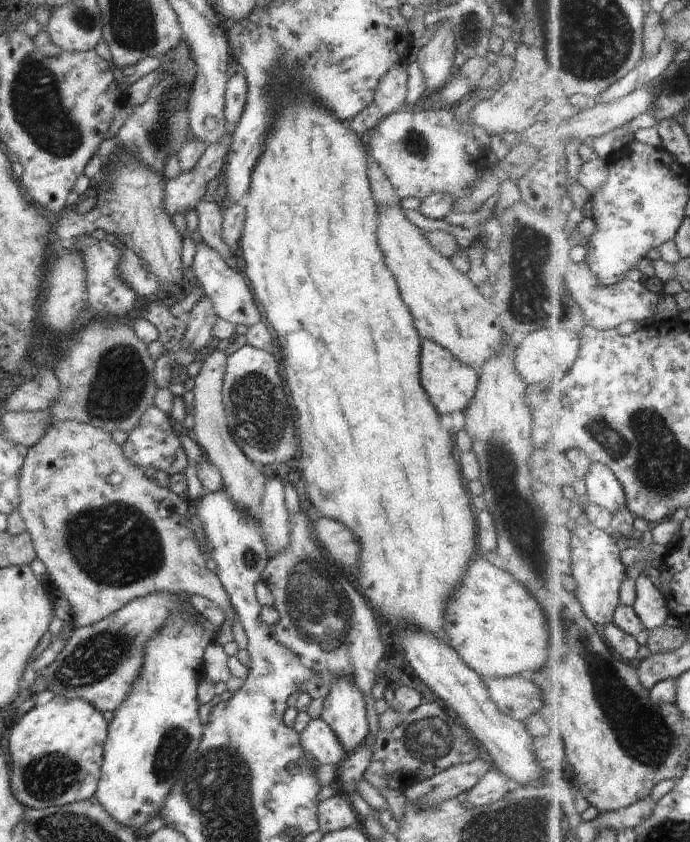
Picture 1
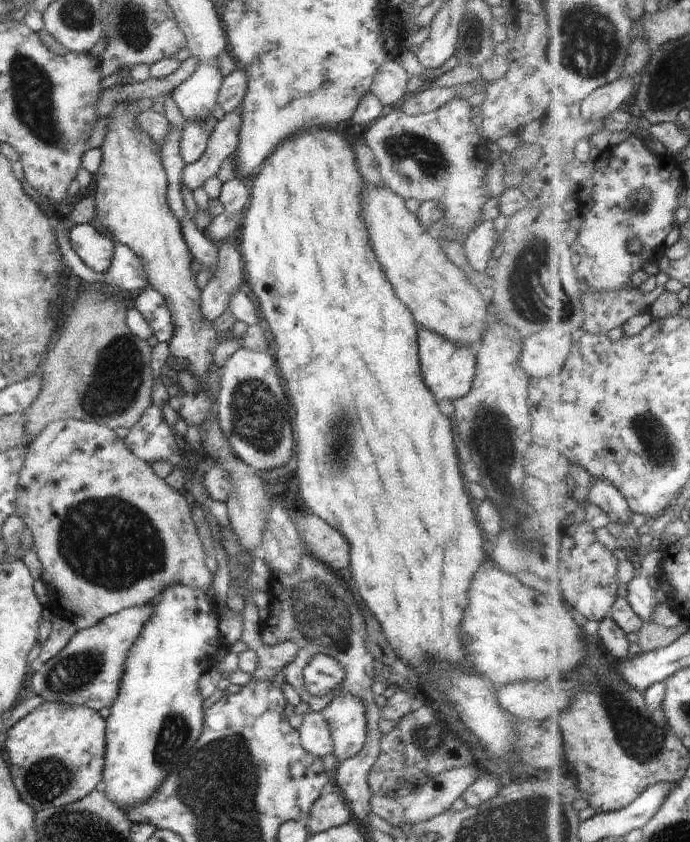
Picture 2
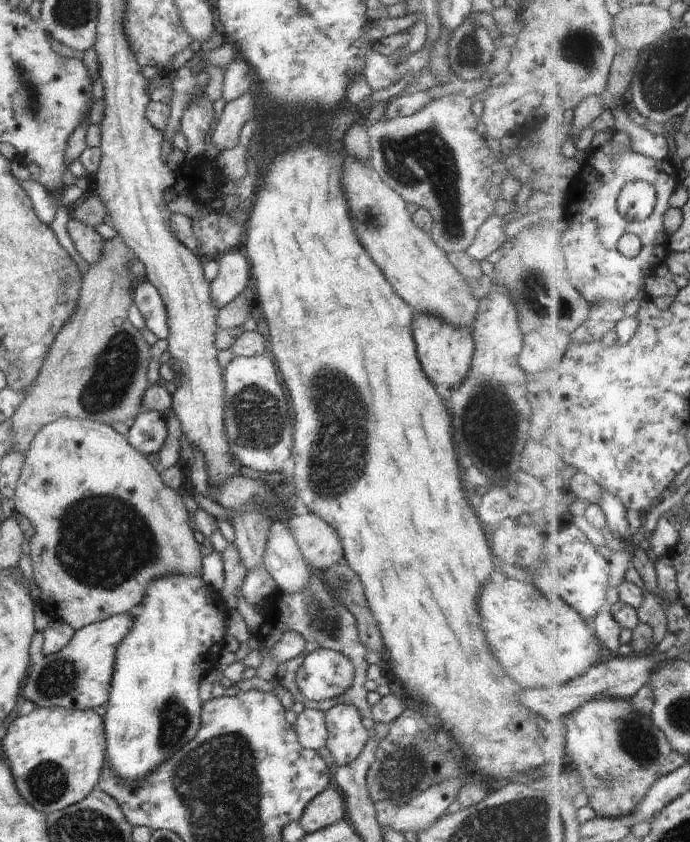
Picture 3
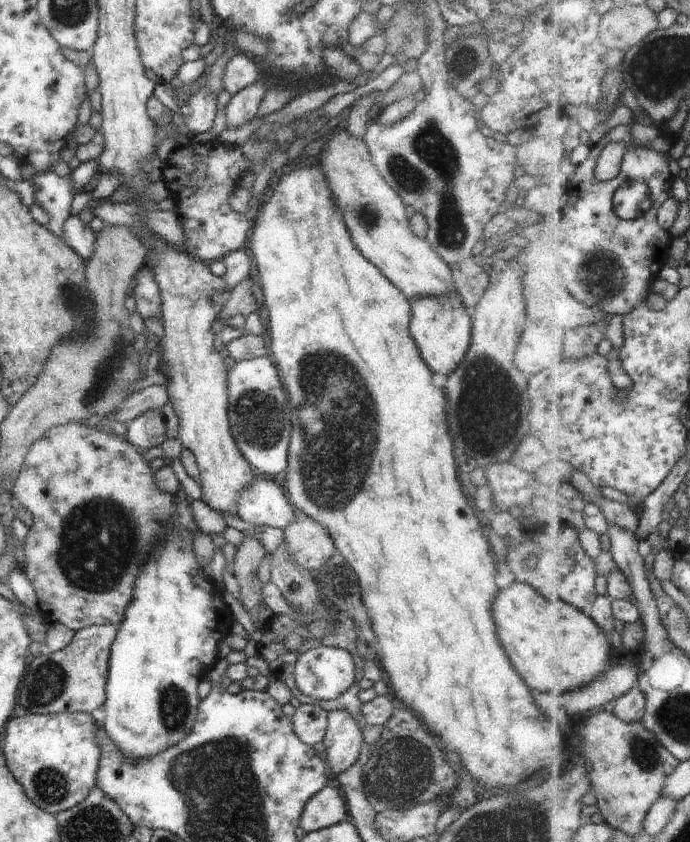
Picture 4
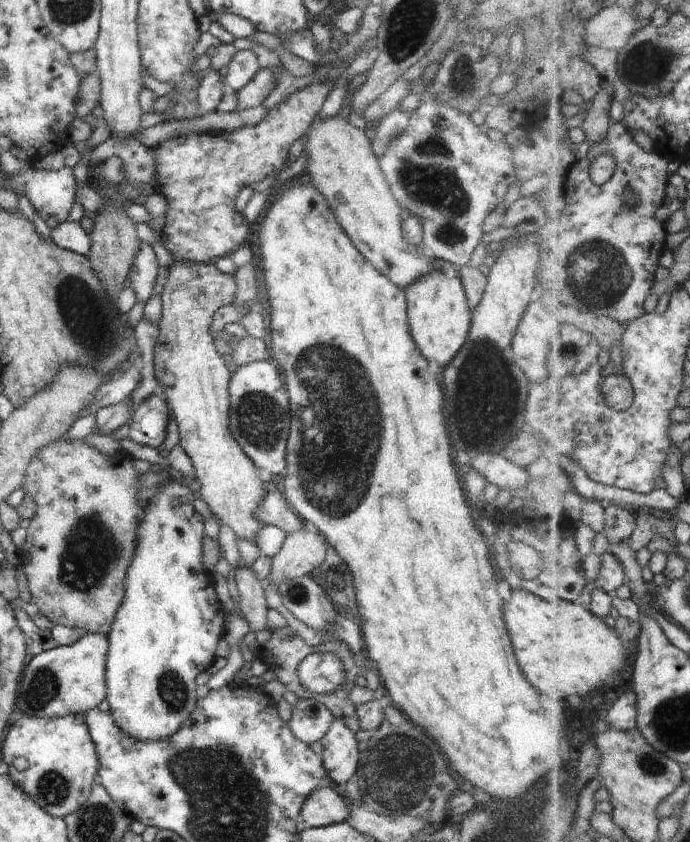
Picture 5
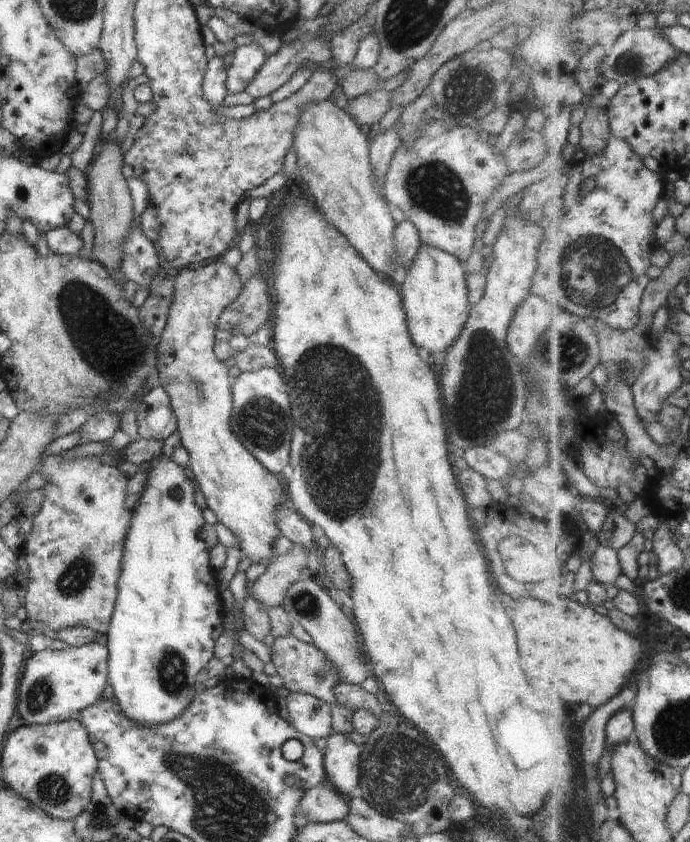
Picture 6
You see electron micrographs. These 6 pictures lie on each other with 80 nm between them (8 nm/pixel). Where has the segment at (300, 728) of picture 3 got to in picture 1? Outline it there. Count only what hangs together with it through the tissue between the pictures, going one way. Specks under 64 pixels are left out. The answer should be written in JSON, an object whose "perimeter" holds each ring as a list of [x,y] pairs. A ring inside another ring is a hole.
{"perimeter":[[[312,719],[299,735],[299,742],[304,751],[314,756],[315,763],[335,765],[348,755],[330,726],[321,719]]]}

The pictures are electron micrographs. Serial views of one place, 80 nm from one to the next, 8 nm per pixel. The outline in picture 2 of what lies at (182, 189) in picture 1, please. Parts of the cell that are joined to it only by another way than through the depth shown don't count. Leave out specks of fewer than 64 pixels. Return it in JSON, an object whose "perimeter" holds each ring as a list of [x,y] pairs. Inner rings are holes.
{"perimeter":[[[242,108],[225,114],[218,121],[207,141],[207,148],[200,160],[188,163],[180,178],[180,190],[189,189],[191,192],[199,189],[217,173],[226,158],[233,156],[238,150],[238,132],[242,122]]]}

